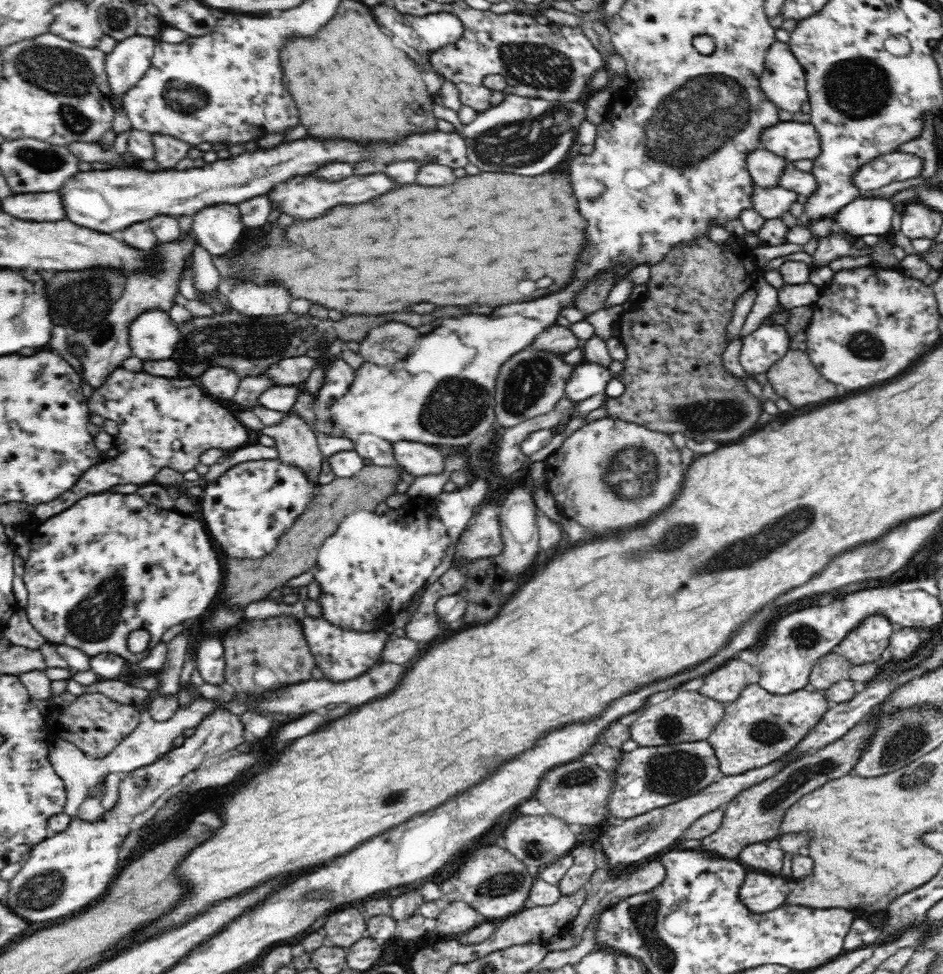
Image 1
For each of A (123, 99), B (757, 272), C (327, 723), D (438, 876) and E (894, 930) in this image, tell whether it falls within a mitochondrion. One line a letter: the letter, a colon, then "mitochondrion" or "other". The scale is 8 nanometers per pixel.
A: other
B: other
C: other
D: other
E: other

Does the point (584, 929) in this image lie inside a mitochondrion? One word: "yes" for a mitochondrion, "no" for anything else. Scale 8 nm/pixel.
no

